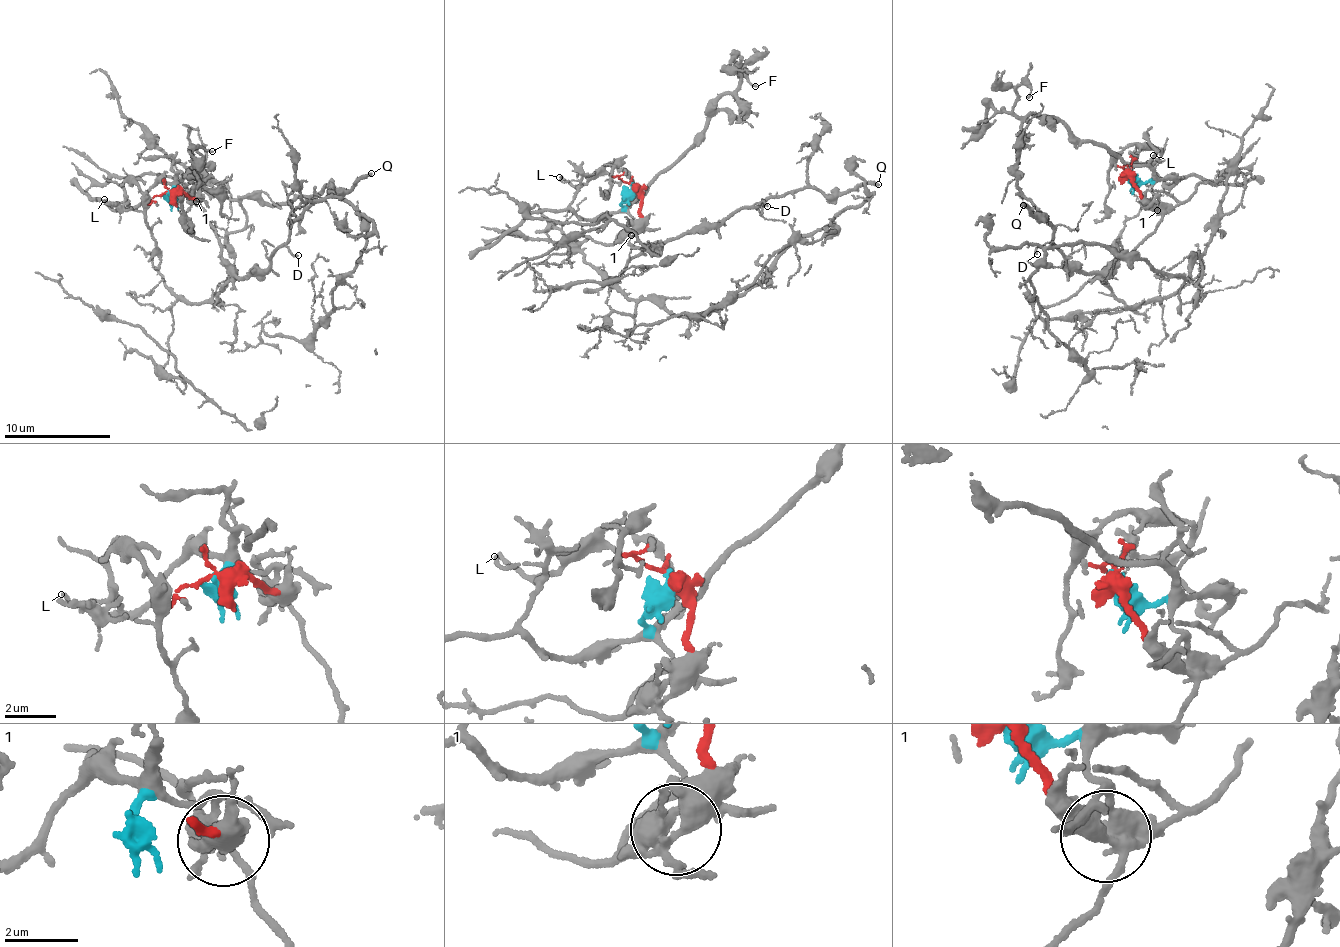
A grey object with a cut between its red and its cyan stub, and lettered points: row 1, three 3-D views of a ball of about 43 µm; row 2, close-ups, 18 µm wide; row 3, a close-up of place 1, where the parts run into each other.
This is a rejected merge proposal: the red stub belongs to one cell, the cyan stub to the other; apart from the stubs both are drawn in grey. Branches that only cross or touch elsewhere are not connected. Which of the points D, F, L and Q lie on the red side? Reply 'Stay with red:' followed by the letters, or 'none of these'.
Stay with red: D, Q

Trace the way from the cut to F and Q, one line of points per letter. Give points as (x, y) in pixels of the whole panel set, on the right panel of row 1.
F: (1128, 174), (1146, 182), (1152, 168), (1129, 163), (1058, 122), (1017, 115), (1013, 108), (1024, 84), (1029, 97)
Q: (1128, 174), (1160, 213), (1160, 225), (1093, 274), (1065, 265), (1063, 250), (1052, 241), (1053, 225), (1022, 205)

